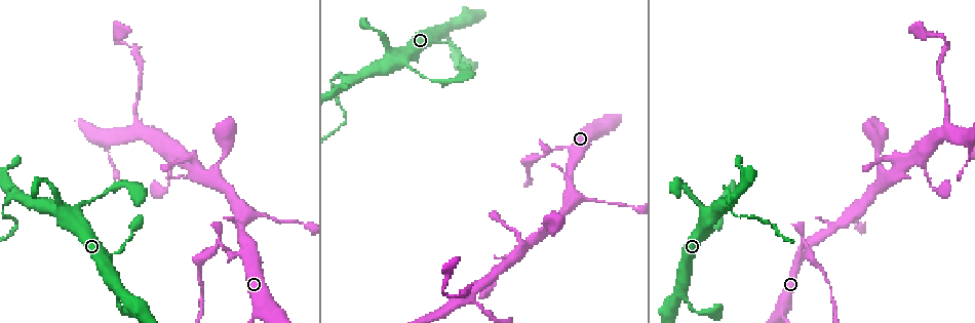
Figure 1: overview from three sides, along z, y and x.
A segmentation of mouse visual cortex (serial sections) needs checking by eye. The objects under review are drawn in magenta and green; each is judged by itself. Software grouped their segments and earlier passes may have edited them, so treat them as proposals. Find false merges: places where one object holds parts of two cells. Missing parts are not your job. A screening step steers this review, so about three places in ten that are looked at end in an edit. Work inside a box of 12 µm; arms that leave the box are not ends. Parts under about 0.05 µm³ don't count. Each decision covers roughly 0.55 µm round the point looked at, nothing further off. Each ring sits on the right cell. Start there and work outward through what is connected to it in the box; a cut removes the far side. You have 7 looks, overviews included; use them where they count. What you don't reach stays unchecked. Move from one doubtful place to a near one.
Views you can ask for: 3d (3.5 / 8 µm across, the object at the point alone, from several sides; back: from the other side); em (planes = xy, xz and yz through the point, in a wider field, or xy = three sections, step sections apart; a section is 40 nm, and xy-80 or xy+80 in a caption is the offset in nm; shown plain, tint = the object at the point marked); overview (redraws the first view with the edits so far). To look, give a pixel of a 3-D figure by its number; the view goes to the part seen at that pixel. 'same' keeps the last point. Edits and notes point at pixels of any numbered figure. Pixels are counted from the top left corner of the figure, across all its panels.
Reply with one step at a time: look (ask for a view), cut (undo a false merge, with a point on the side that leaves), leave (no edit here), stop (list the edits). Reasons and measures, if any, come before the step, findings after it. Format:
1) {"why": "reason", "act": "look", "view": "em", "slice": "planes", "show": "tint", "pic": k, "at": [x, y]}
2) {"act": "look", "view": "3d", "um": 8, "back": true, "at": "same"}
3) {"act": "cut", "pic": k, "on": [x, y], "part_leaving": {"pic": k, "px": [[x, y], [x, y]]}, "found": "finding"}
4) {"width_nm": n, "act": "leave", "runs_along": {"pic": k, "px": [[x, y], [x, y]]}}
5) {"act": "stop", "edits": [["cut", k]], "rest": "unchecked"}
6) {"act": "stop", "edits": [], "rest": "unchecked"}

{"why": "sharp bend", "act": "look", "view": "3d", "um": 3.5, "pic": 1, "at": [803, 245]}

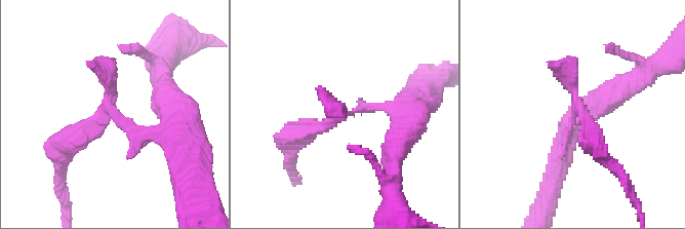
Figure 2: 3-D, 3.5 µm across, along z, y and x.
{"act": "look", "view": "em", "slice": "xy", "step": 1, "show": "tint", "pic": 2, "at": [118, 117]}

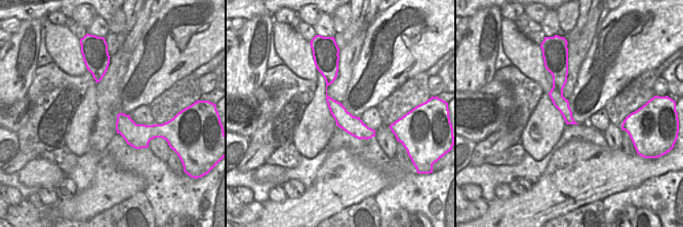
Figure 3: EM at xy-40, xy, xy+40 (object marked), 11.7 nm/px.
{"act": "cut", "pic": 2, "on": [114, 111], "part_leaving": {"pic": 2, "px": [[137, 132], [103, 111], [65, 152]]}, "found": "a second cell is stuck on"}

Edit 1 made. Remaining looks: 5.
{"why": "redraw", "act": "look", "view": "overview"}

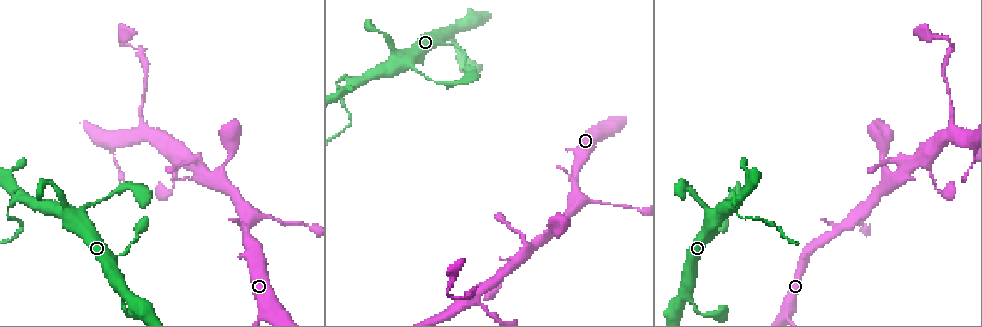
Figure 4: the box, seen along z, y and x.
{"why": "small branch off a trunk", "act": "look", "view": "3d", "um": 3.5, "pic": 4, "at": [738, 199]}

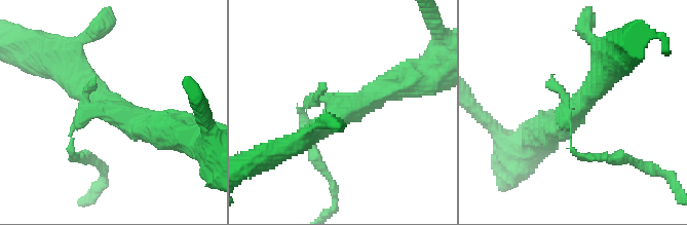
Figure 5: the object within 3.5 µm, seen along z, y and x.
{"act": "look", "view": "em", "slice": "xy", "step": 1, "show": "tint", "pic": 5, "at": [338, 108]}

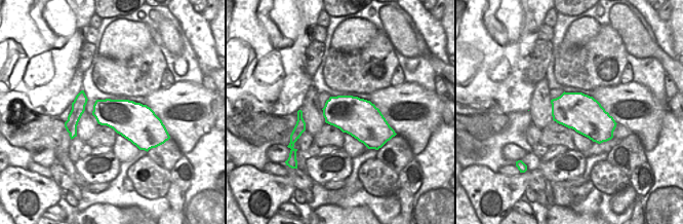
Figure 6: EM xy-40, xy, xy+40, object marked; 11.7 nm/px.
{"act": "cut", "pic": 5, "on": [594, 156], "found": "two cells meet here"}

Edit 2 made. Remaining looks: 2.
{"act": "stop", "edits": [["cut", 2], ["cut", 5]], "rest": "unchecked"}

